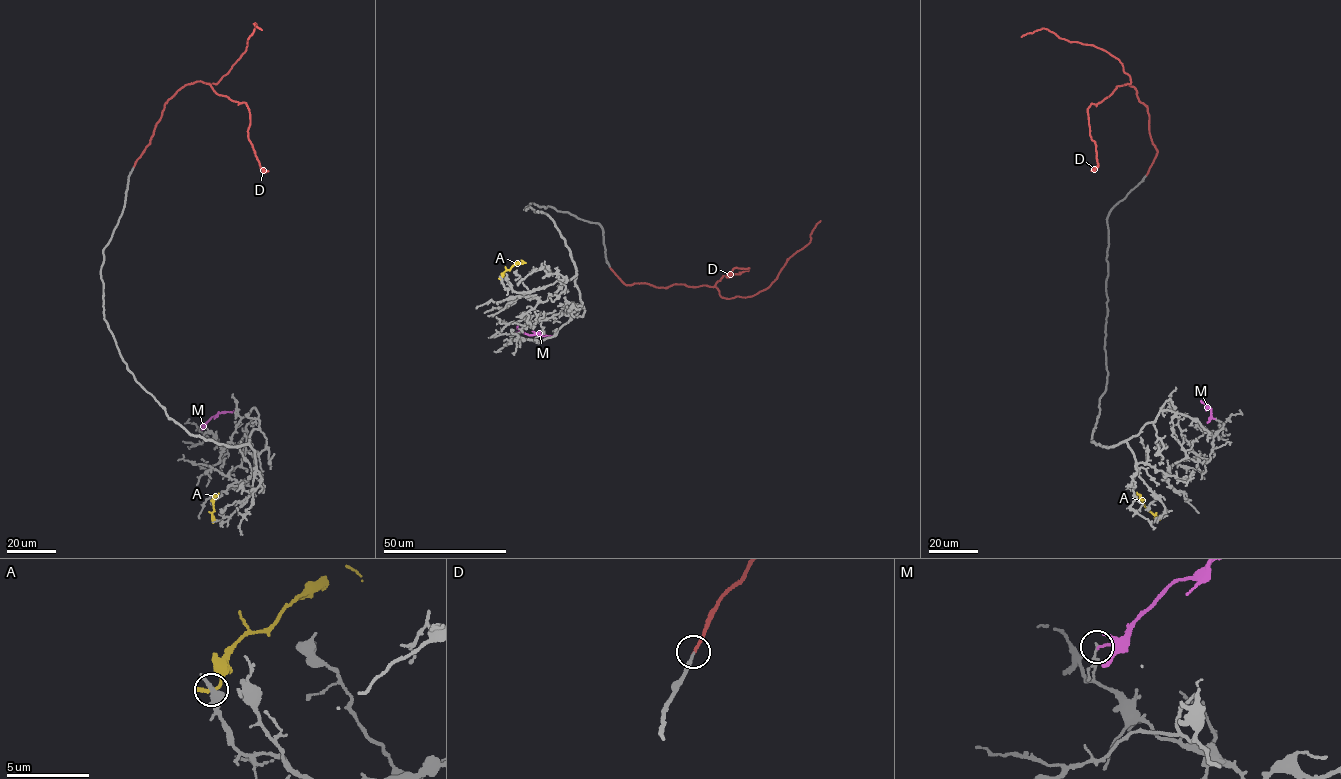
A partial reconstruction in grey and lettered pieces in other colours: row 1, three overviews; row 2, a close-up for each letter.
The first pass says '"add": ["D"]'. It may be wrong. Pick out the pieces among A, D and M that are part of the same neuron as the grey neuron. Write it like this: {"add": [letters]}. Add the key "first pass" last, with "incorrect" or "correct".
{"add": ["D"], "first pass": "correct"}

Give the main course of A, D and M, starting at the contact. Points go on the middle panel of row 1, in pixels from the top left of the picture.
A: (501, 279), (513, 265), (523, 263), (521, 260)
D: (609, 267), (626, 284), (703, 285), (727, 298), (748, 297), (769, 286), (820, 221)
M: (515, 333), (554, 336)

